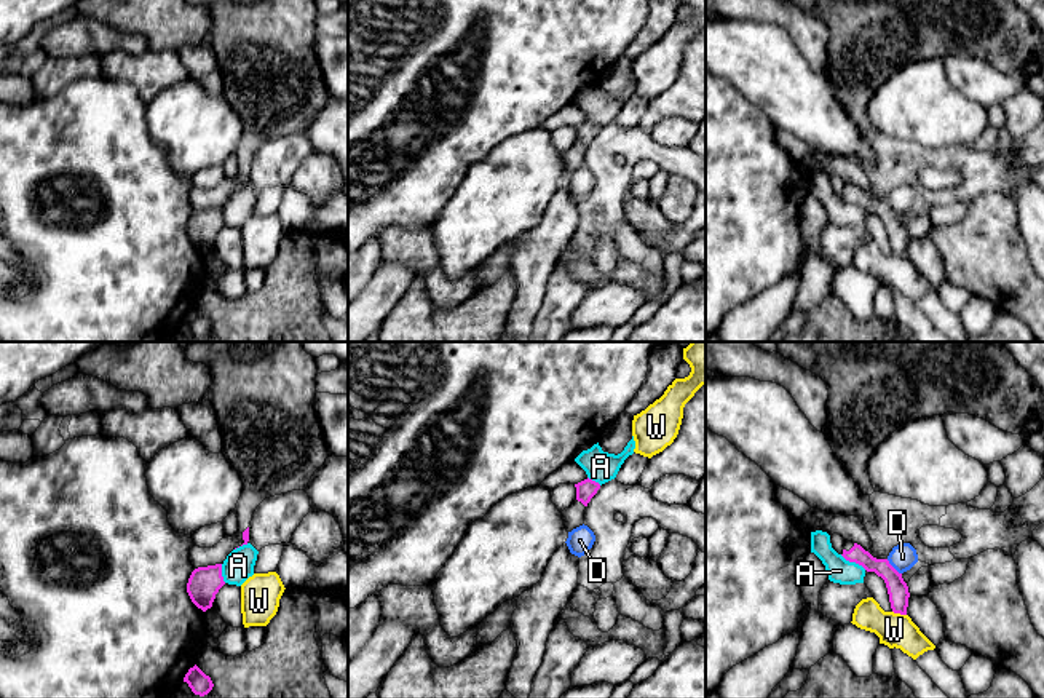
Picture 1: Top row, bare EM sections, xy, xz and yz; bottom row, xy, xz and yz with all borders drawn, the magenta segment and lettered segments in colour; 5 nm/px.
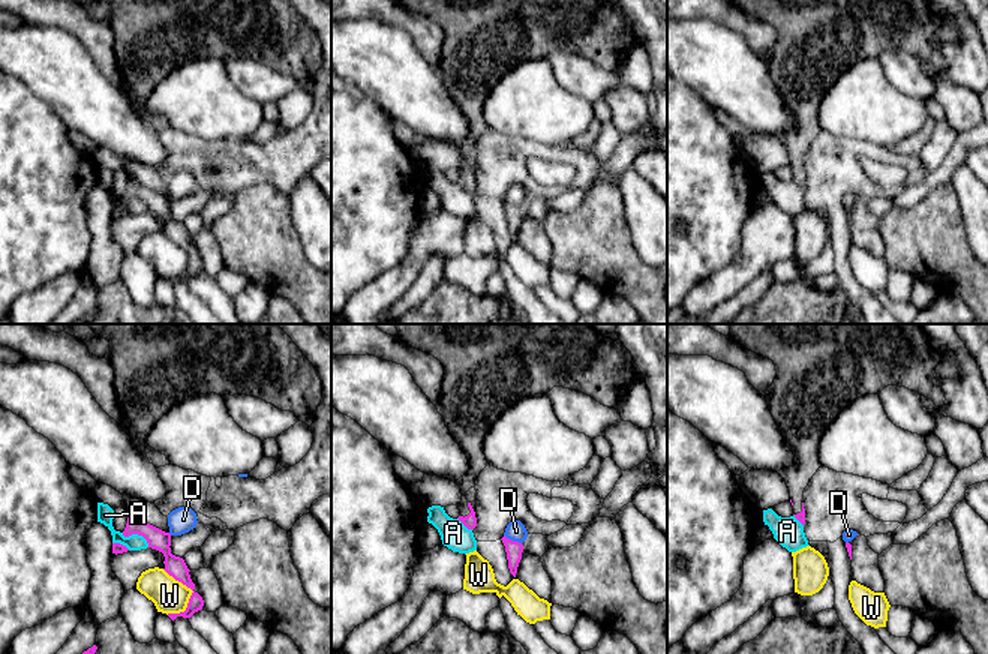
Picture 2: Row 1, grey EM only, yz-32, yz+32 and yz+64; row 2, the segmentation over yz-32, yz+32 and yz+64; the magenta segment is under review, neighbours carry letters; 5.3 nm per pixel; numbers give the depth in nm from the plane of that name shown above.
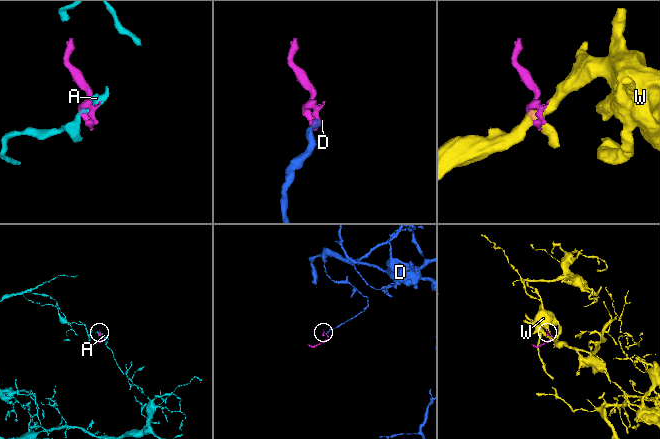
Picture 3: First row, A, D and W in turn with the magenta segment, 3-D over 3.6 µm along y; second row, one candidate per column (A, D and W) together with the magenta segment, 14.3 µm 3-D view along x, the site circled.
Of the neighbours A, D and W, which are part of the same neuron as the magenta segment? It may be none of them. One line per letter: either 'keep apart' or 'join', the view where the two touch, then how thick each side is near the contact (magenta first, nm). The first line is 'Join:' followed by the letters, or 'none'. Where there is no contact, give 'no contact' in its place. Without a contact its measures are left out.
Join: none
A: keep apart | yz | 90/130 nm
D: keep apart | yz | 110/140 nm
W: keep apart | yz | 110/170 nm

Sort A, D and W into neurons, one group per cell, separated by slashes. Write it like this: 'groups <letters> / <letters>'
groups A / D / W

